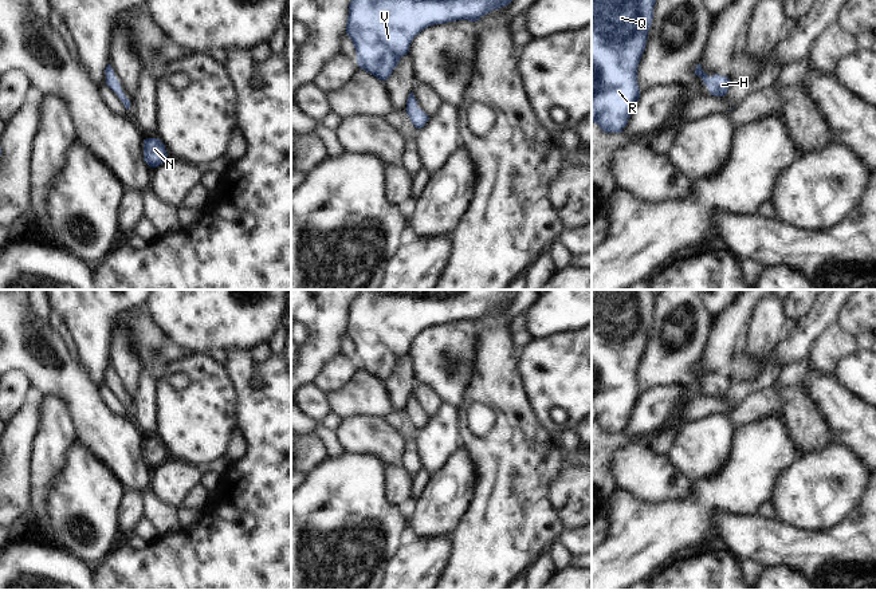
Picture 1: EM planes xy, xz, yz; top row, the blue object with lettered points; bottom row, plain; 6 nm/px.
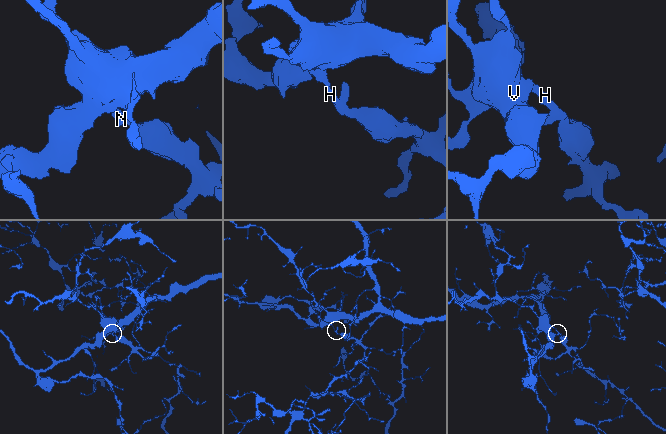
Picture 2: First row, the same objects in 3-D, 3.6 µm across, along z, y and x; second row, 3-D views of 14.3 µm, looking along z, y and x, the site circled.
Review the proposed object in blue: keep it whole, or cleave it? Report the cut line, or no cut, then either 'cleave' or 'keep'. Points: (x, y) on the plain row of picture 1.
no cut; keep

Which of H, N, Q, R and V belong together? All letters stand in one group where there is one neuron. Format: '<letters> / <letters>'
H N Q R V

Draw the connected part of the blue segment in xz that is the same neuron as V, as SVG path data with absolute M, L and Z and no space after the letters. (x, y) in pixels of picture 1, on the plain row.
M360 290L349 304L346 334L355 349L358 367L385 382L409 353L415 337L427 327L456 320L478 322L491 311L508 306L515 296L516 290Z

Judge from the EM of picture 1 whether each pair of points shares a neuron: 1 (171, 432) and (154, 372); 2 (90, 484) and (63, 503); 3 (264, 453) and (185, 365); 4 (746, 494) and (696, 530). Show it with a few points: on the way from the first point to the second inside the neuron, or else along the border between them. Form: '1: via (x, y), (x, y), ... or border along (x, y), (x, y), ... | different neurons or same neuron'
1: border along (167, 364), (156, 381) | different neurons
2: via (83, 491), (70, 503) | same neuron
3: border along (234, 390), (235, 423), (238, 425) | different neurons
4: via (731, 494), (722, 494), (700, 515) | same neuron

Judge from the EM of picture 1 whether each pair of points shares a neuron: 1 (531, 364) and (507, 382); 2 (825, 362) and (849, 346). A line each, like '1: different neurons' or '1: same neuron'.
1: different neurons
2: same neuron

